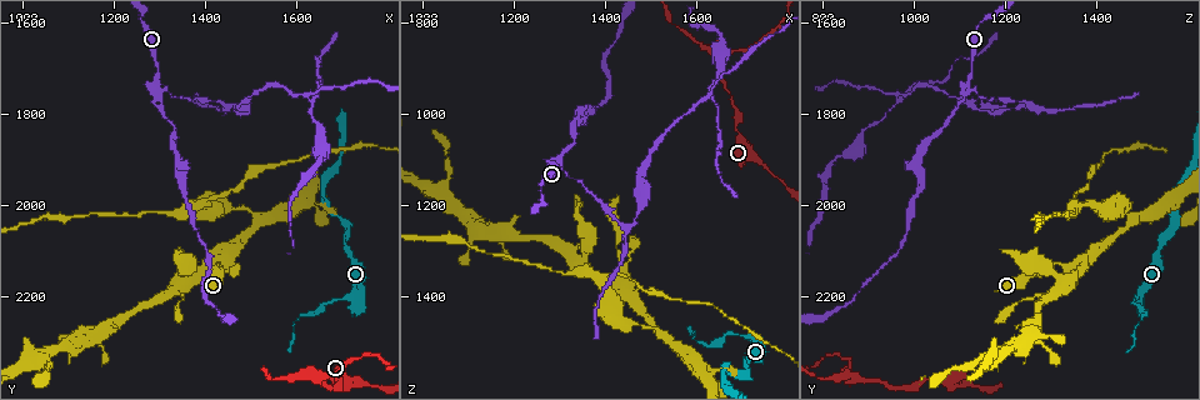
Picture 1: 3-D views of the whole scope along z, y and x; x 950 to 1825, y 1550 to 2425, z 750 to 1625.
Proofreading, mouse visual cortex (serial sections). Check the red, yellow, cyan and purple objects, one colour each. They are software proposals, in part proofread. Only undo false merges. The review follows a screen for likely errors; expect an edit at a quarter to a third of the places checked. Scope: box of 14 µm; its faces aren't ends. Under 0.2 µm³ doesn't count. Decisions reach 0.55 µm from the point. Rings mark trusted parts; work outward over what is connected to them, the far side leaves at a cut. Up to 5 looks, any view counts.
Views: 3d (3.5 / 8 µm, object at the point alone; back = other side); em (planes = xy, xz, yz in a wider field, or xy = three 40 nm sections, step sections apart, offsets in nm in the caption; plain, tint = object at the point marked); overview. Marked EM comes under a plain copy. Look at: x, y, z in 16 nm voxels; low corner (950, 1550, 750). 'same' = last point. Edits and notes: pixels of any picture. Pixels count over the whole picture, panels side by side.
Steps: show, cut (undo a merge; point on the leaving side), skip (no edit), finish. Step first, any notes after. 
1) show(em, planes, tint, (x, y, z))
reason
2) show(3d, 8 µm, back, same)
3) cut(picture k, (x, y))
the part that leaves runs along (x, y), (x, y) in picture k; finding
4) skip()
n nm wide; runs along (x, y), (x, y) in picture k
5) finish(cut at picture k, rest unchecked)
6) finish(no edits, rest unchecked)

show(3d, 3.5 µm, back, (1440, 2125, 1360))
three arms meet

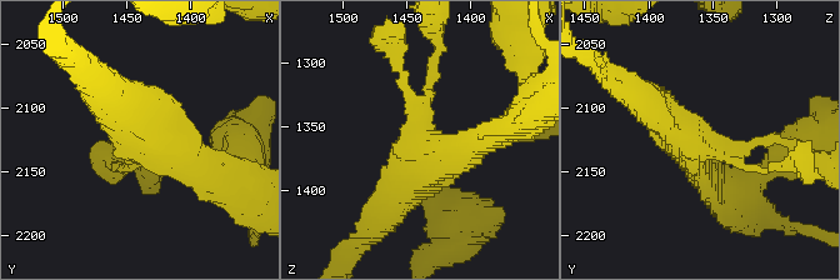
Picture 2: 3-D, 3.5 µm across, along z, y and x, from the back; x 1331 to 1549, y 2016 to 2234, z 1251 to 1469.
show(em, xy, step 1, tint, (1436, 2128, 1354))

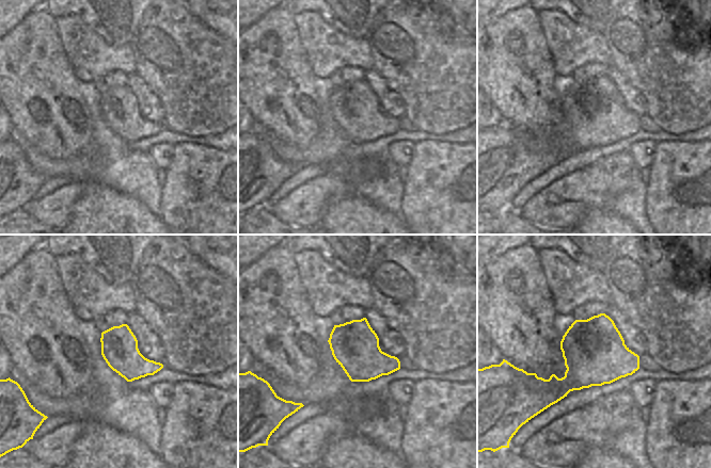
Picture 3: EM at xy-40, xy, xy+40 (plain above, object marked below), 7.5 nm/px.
skip()
3 arms; runs along (434, 70), (423, 150), (491, 135) in picture 2; all the same cell

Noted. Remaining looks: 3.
show(3d, 8 µm, (1675, 2010, 1570))
a narrow waist

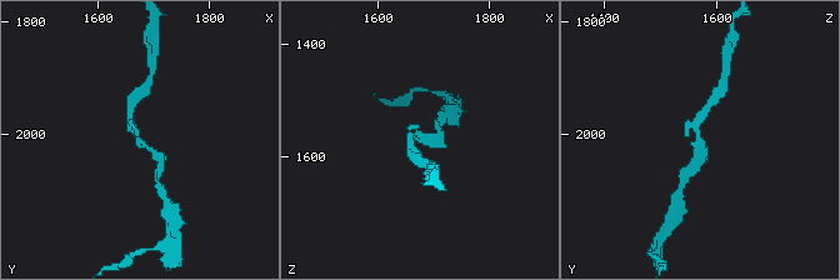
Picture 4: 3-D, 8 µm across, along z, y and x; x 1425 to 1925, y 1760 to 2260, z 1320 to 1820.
show(em, xy, step 2, tint, (1670, 2010, 1575))
shape alone is not enough

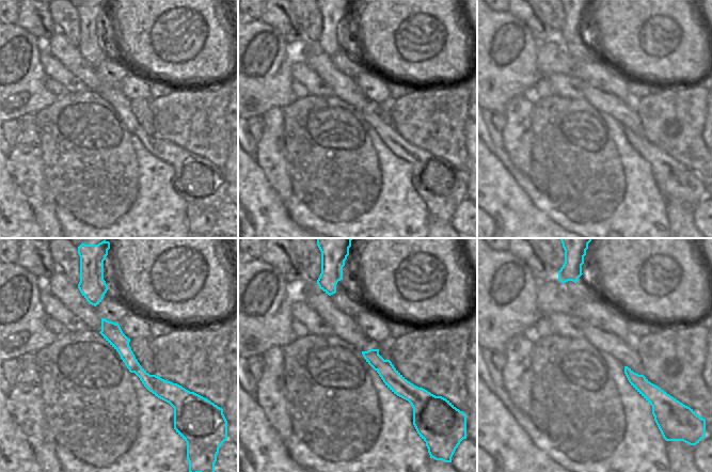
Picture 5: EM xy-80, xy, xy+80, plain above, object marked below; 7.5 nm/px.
skip()
runs along (159, 165), (131, 130), (131, 110) in picture 4; continuous, no second cell

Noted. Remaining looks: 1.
finish(no edits, rest unchecked)

